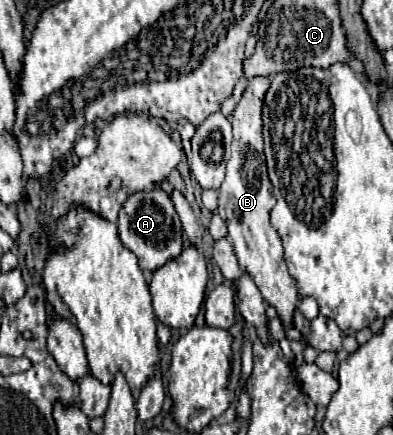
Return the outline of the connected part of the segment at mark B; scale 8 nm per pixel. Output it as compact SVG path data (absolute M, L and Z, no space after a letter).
M268 76L252 78L232 114L232 134L234 134L232 158L228 160L226 178L220 186L218 214L228 226L228 240L234 246L240 268L252 276L262 298L276 308L282 326L288 328L292 326L292 314L298 304L298 290L284 264L284 250L280 236L276 234L276 230L272 230L270 224L270 210L274 208L276 198L272 194L272 184L266 170L264 140L262 140L262 104L268 86L270 86Z

